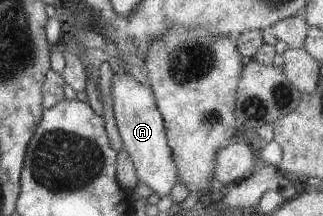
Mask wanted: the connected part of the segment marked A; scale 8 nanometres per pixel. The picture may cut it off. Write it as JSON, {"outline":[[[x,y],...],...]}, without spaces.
{"outline":[[[114,74],[112,95],[118,133],[124,144],[125,152],[132,160],[137,181],[148,185],[159,199],[164,195],[170,195],[170,191],[178,181],[177,167],[167,142],[163,117],[158,111],[150,86],[139,83],[130,75]]]}

